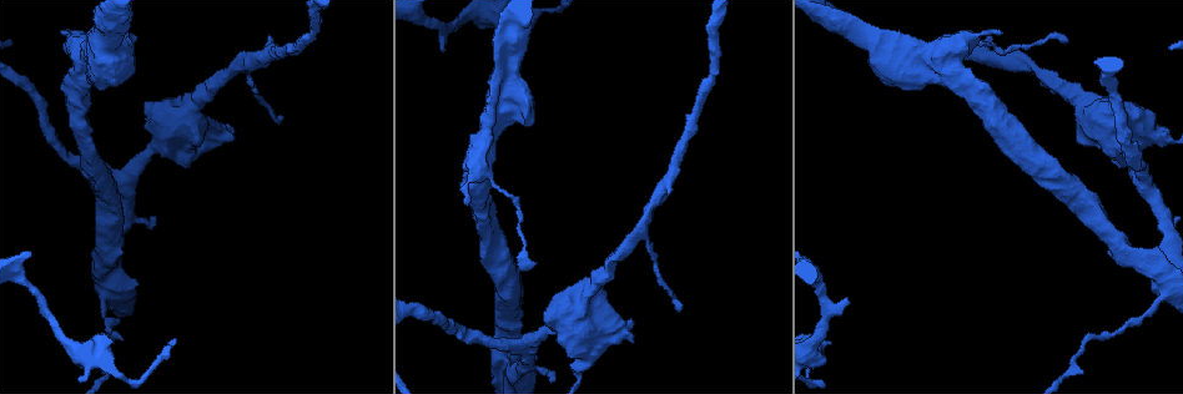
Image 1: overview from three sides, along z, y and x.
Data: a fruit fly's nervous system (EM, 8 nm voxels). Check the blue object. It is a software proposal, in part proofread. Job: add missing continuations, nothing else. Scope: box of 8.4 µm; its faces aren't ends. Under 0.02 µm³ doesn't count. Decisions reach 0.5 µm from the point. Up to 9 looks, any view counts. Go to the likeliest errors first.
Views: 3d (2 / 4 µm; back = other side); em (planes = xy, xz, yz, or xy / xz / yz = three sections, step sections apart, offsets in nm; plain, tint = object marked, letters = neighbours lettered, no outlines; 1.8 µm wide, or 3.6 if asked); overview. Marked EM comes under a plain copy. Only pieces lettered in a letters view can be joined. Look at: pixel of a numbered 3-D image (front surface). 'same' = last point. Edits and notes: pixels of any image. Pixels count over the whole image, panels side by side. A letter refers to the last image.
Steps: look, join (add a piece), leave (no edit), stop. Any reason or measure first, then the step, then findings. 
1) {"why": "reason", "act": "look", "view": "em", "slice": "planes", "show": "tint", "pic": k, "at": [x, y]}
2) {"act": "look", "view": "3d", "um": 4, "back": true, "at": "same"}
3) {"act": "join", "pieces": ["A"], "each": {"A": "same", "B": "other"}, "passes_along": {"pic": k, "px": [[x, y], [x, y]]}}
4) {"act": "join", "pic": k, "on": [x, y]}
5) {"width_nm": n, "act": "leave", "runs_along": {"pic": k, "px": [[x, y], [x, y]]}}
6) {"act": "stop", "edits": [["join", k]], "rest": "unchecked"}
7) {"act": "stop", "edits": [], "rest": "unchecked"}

{"why": "abrupt turn", "act": "look", "view": "3d", "um": 4, "back": true, "pic": 1, "at": [511, 371]}

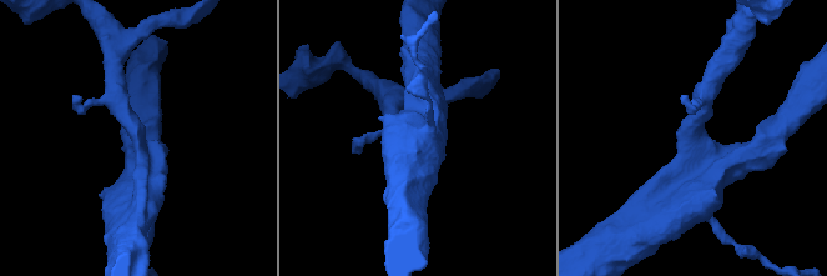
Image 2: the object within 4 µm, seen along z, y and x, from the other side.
{"act": "look", "view": "em", "um": 3.6, "slice": "planes", "show": "letters", "pic": 2, "at": [696, 141]}

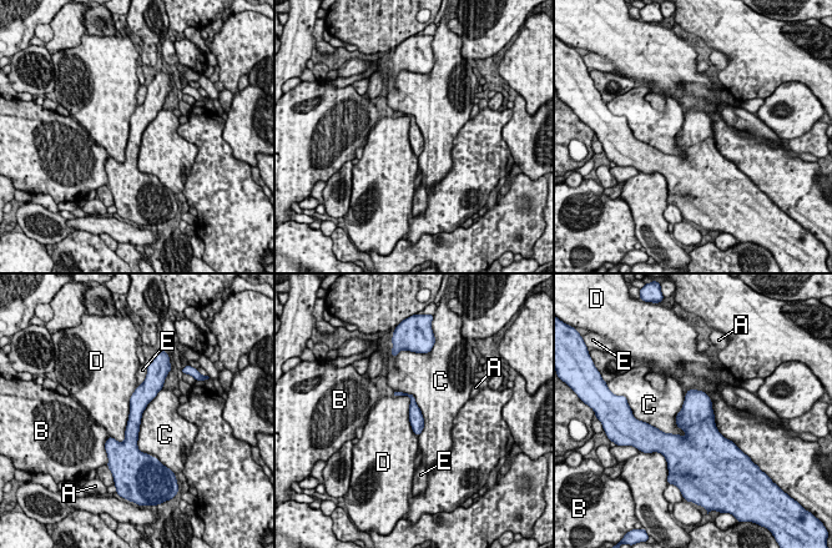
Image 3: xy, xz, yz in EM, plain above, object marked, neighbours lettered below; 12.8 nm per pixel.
{"act": "leave", "each": {"A": "other", "B": "other", "C": "other", "D": "other", "E": "other"}, "runs_along": {"pic": 3, "px": [[149, 381], [136, 407], [134, 450]]}, "found": "none of them fits"}

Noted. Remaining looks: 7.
{"why": "free end", "act": "look", "view": "em", "slice": "xy", "step": 4, "show": "tint", "pic": 1, "at": [442, 51]}

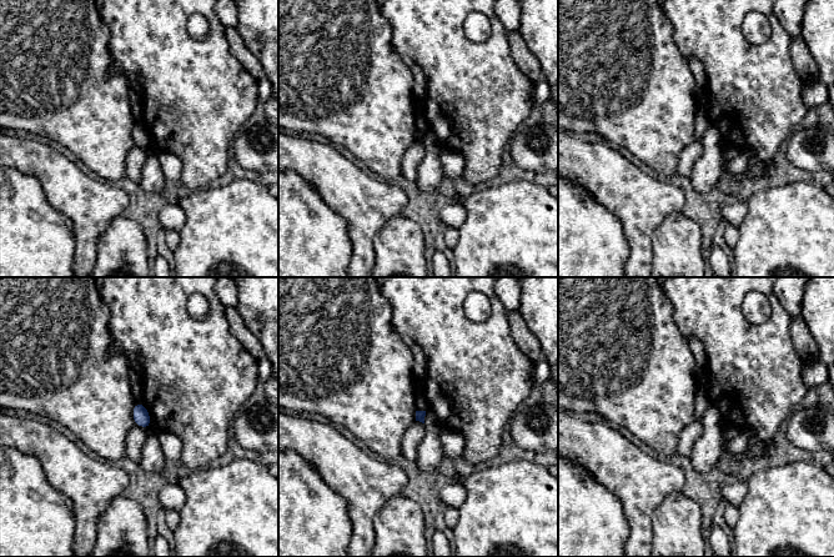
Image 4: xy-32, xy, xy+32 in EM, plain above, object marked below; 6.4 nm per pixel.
{"why": "cut it another way", "act": "look", "view": "em", "slice": "yz", "step": 8, "show": "letters", "at": "same"}

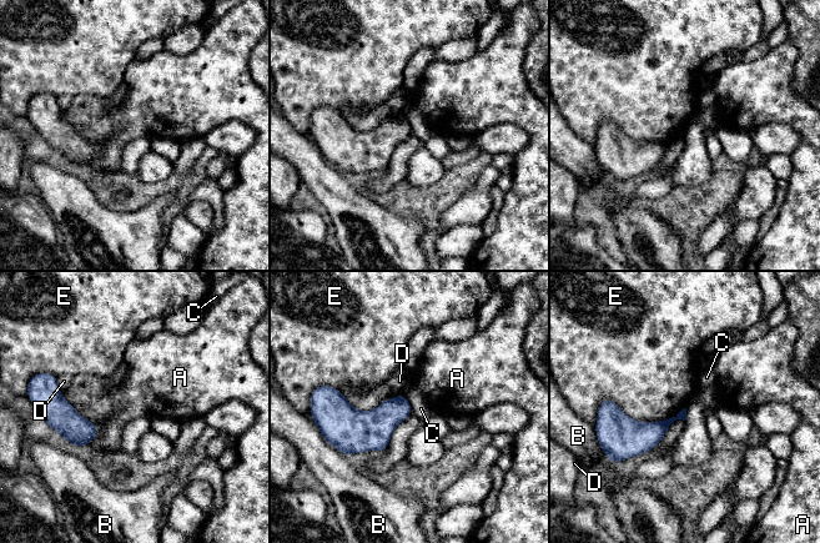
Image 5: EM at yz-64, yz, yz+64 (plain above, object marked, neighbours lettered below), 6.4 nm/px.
{"act": "leave", "each": {"A": "other", "B": "other", "C": "other", "D": "other", "E": "other"}, "found": "none of them fits"}

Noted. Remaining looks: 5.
{"why": "free end", "act": "look", "view": "em", "slice": "planes", "show": "letters", "pic": 1, "at": [68, 33]}

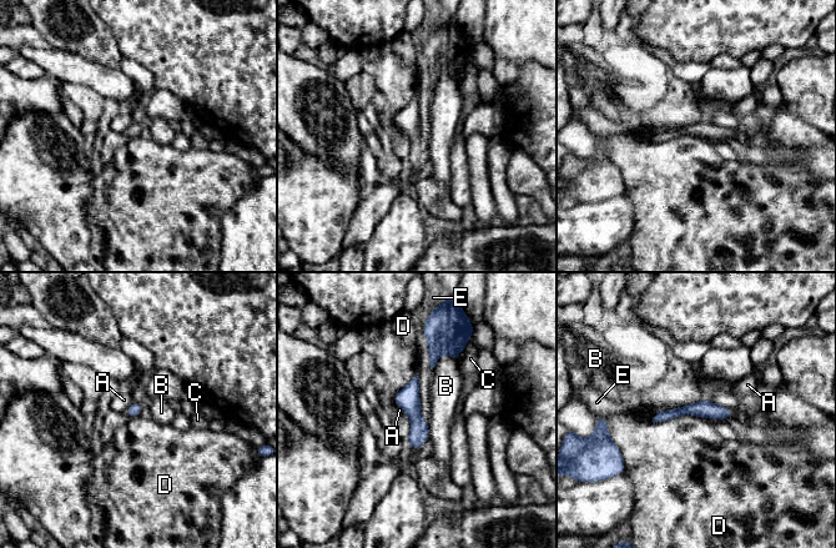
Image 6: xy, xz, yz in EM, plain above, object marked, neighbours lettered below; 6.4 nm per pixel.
{"act": "leave", "each": {"A": "other", "B": "other", "C": "other", "D": "other", "E": "other"}, "border": {"pic": 6, "px": [[417, 372], [419, 413], [428, 423]]}, "found": "no lettered piece goes on from it"}

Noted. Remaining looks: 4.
{"why": "an open end", "act": "look", "view": "3d", "um": 2, "back": true, "pic": 1, "at": [1119, 164]}

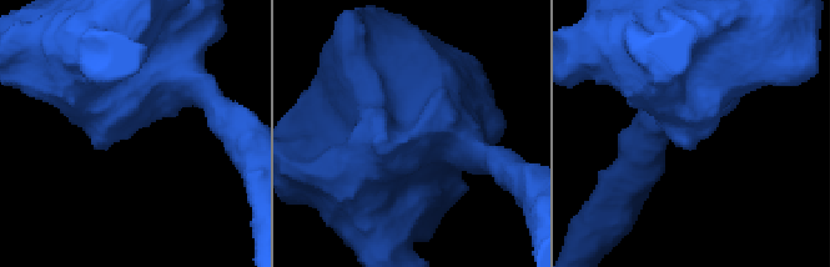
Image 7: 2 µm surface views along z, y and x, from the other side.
{"act": "look", "view": "em", "um": 3.6, "slice": "planes", "show": "letters", "pic": 7, "at": [378, 141]}

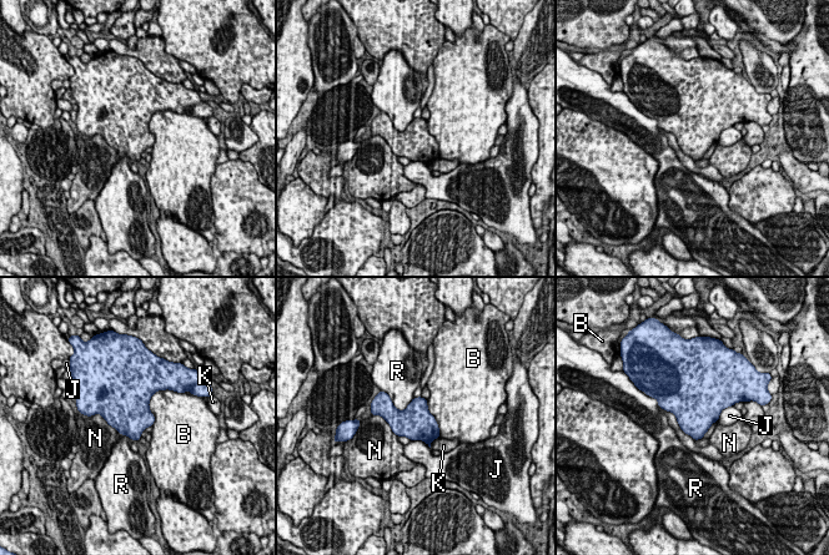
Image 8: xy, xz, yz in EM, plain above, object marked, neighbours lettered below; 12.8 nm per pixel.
{"act": "leave", "each": {"B": "other", "J": "other", "K": "other", "N": "other", "R": "other"}, "border": {"pic": 8, "px": [[382, 390], [398, 409], [415, 397]]}, "found": "none of them fits"}

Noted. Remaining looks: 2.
{"act": "stop", "edits": [], "rest": "unchecked"}

